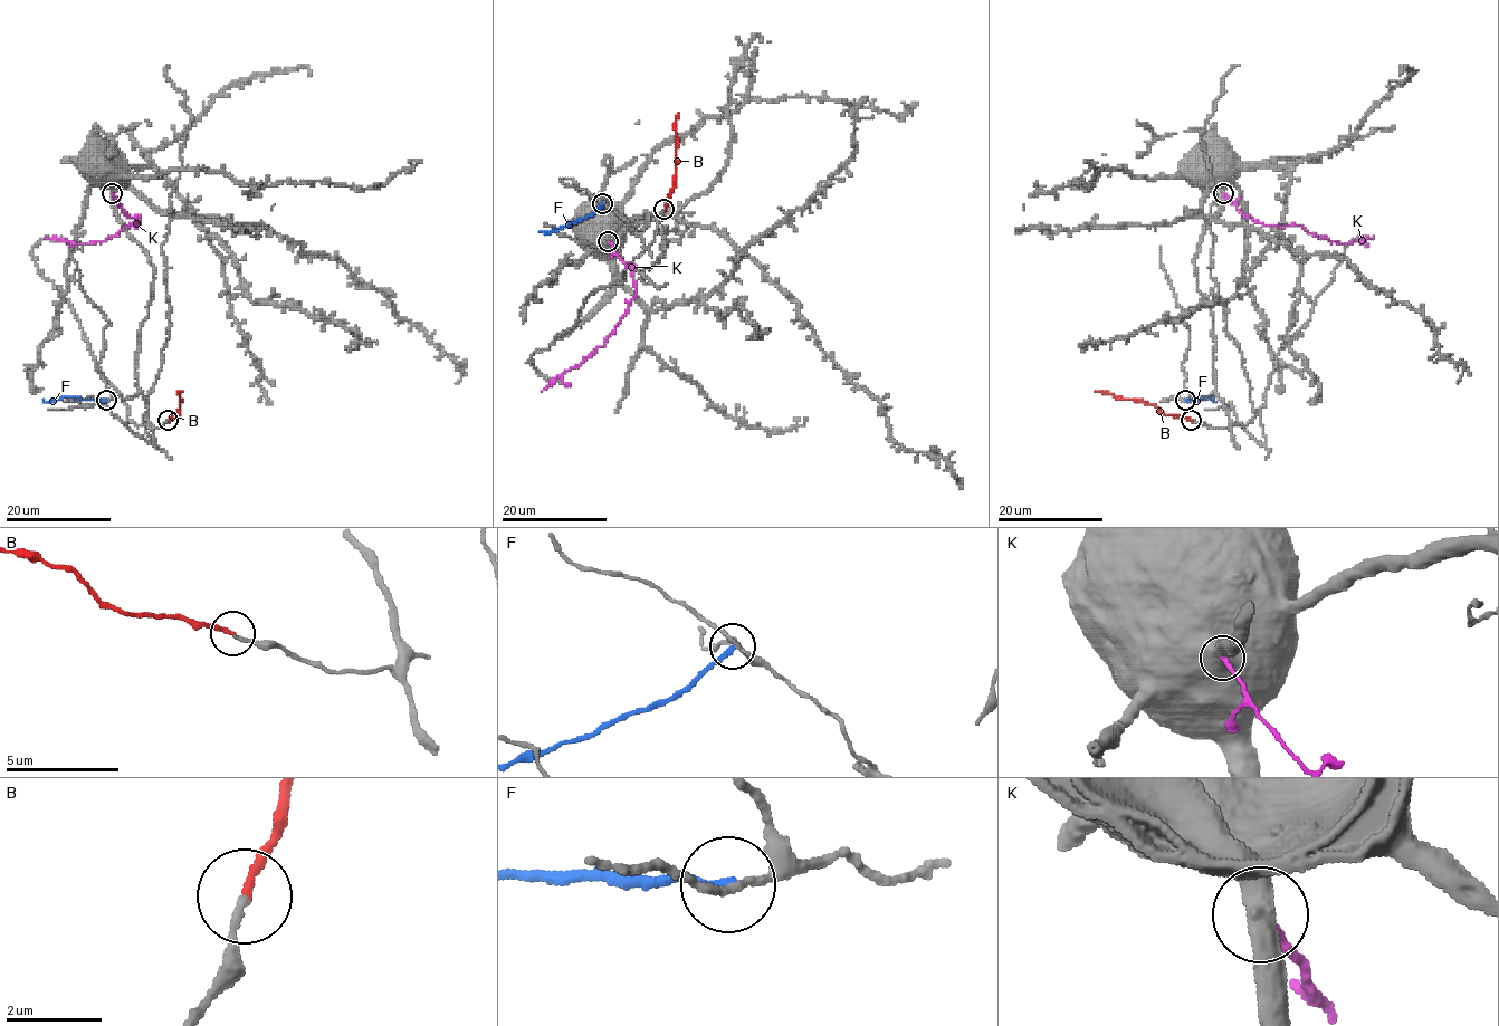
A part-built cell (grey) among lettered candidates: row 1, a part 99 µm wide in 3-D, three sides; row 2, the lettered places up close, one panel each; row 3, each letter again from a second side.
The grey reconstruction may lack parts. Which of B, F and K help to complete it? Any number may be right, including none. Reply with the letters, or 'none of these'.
B

